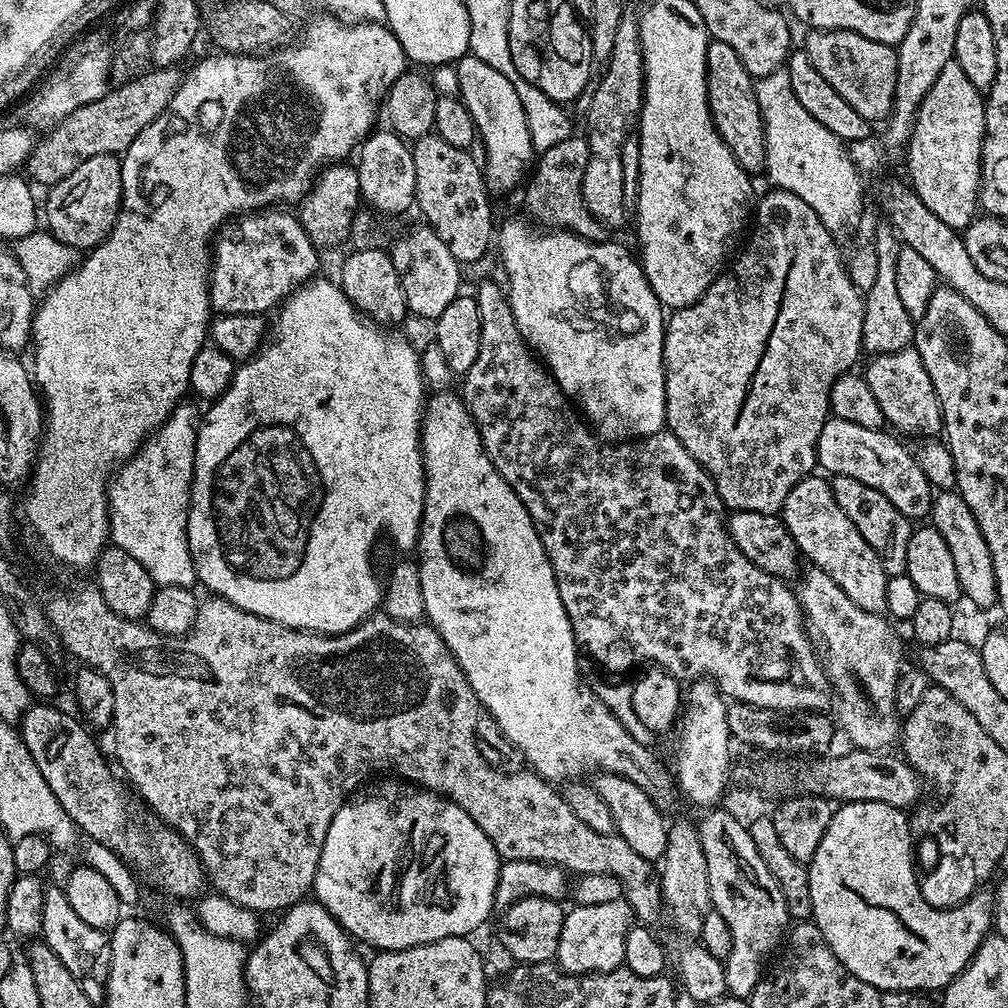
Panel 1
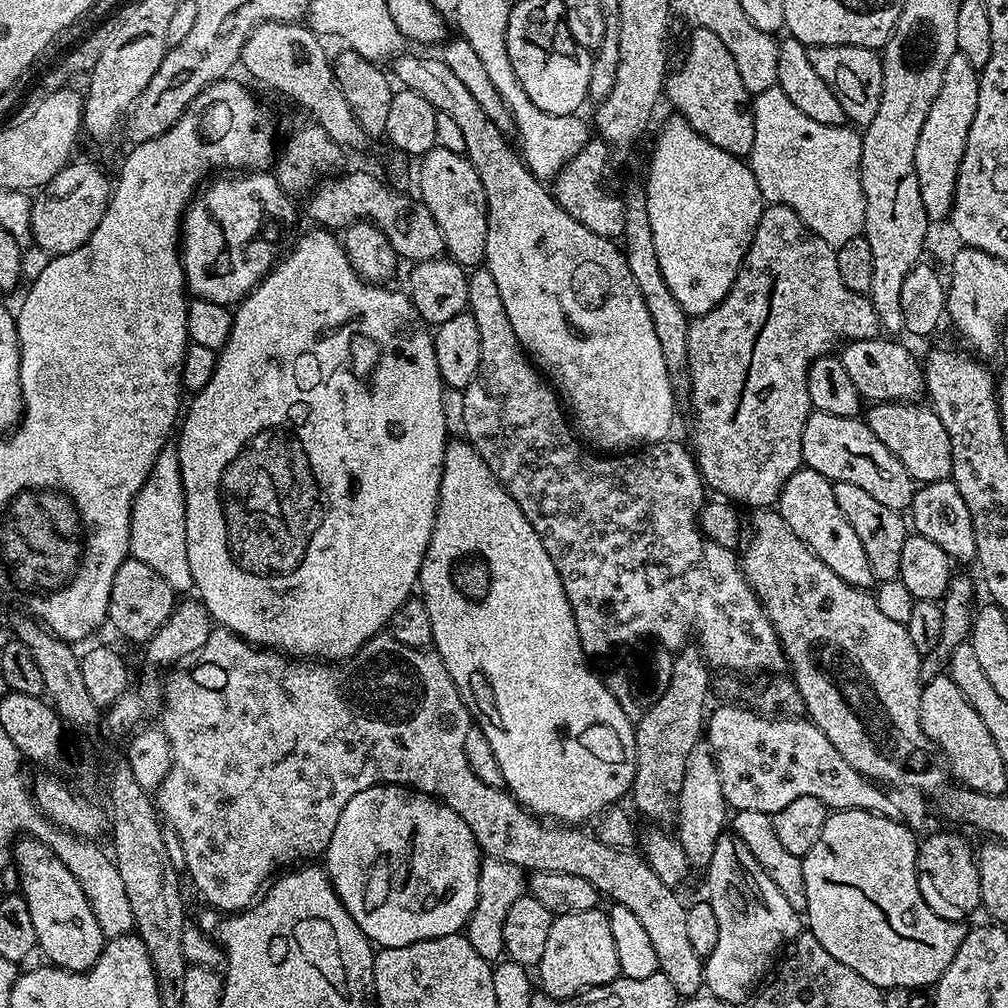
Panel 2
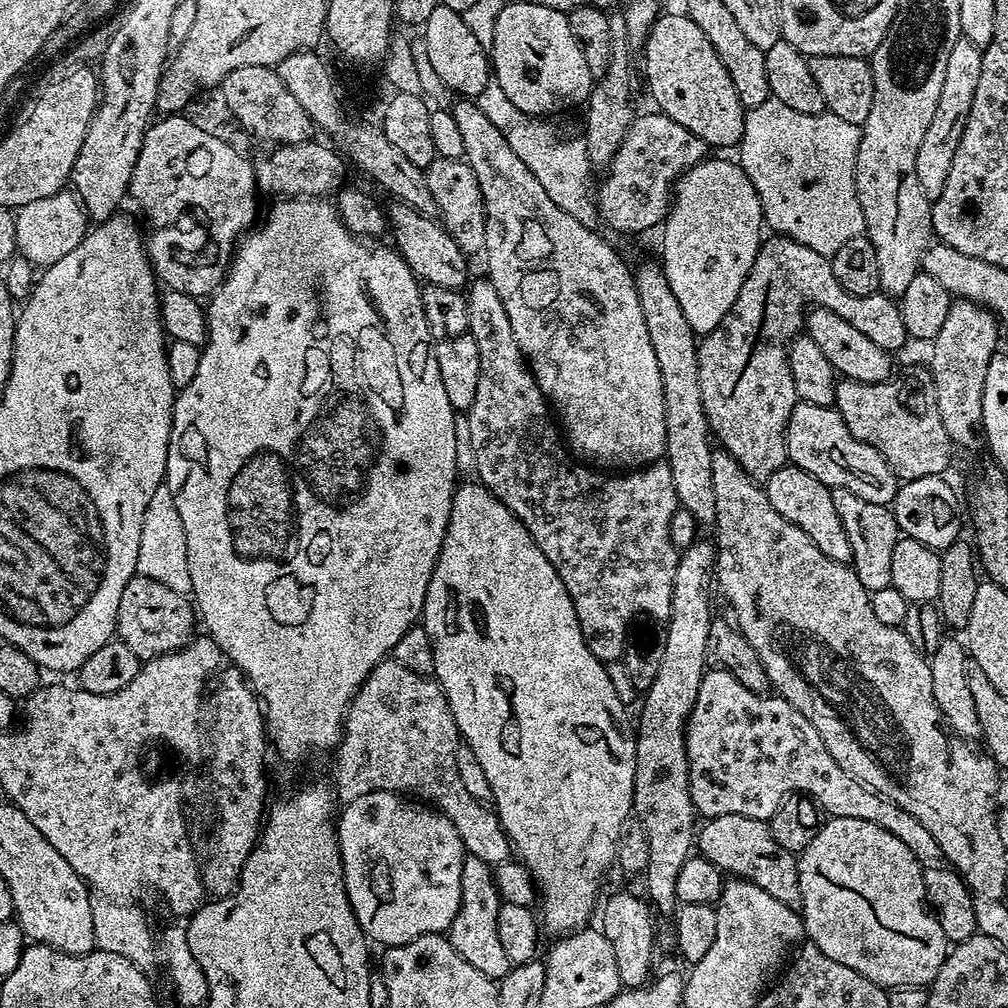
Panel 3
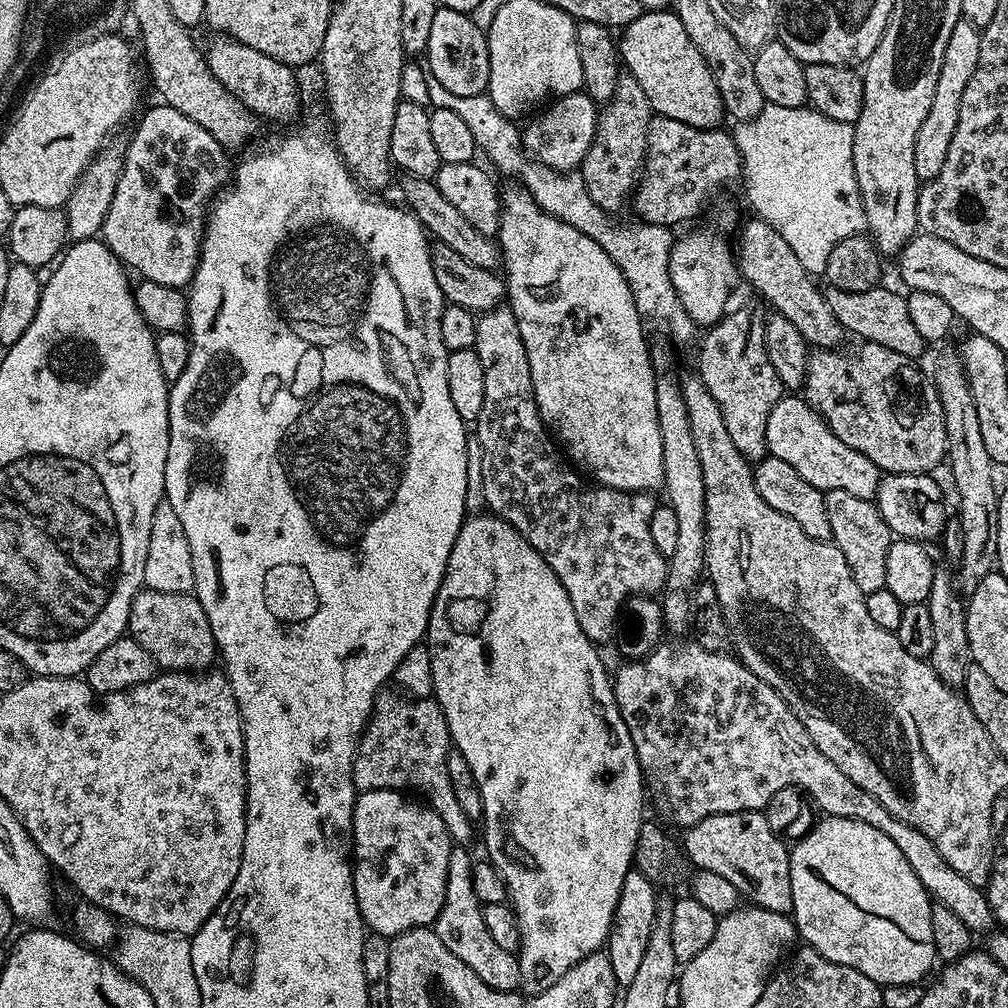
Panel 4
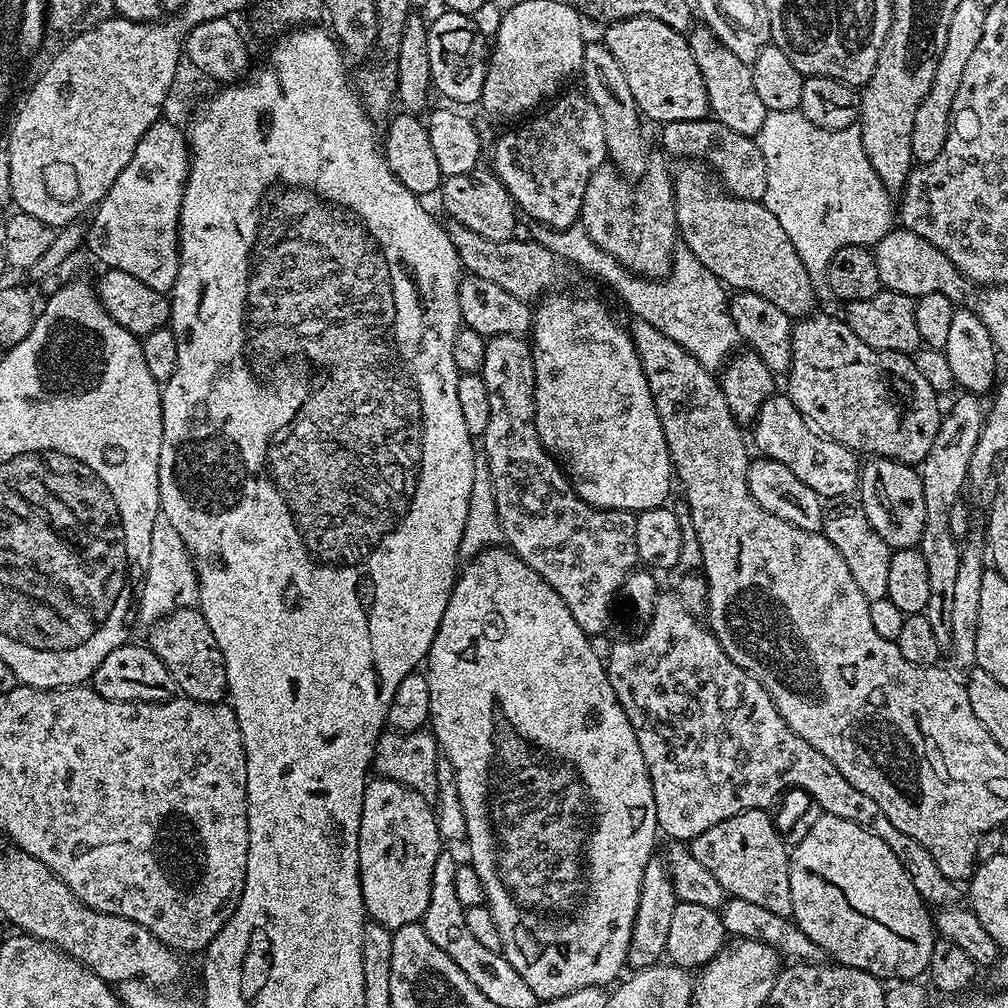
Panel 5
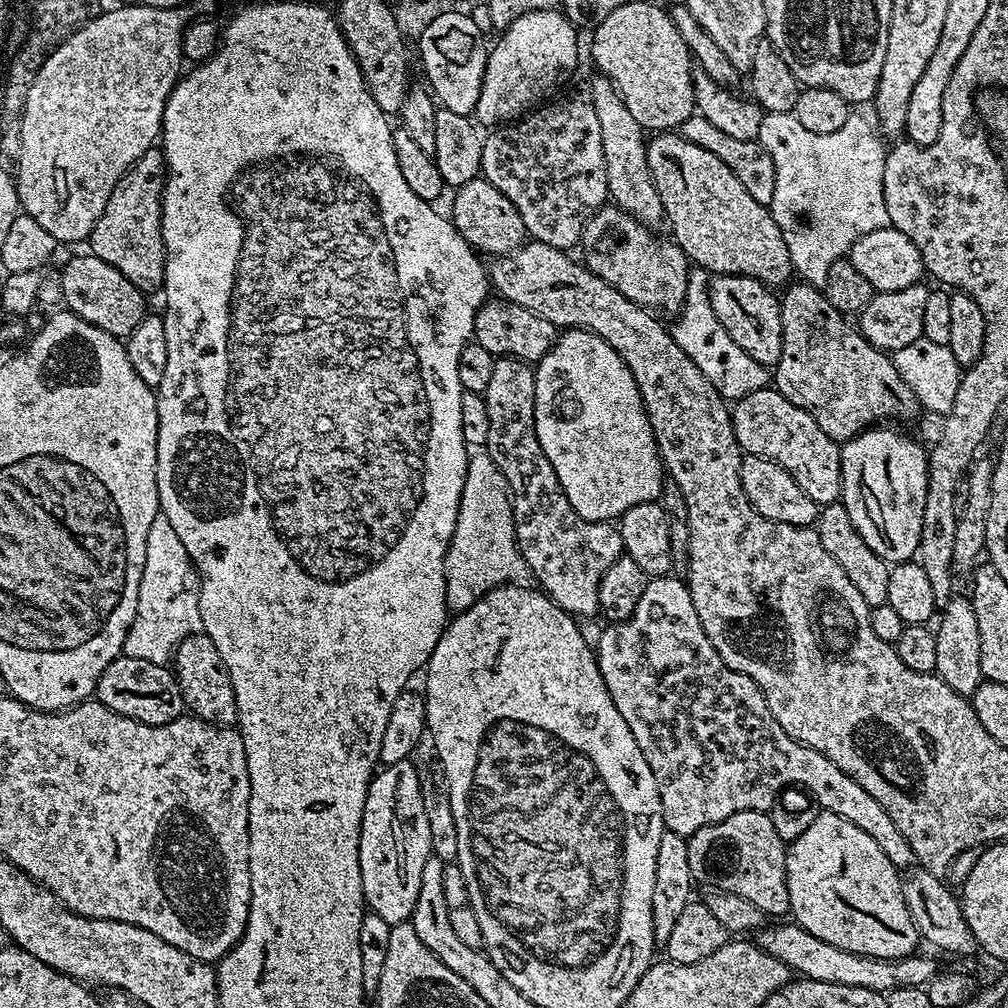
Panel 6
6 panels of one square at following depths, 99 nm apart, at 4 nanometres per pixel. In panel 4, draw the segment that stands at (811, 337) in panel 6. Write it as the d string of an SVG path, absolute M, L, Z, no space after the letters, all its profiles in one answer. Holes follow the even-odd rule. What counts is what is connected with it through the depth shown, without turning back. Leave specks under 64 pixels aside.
M867 342L859 345L861 348L857 352L844 352L845 350L837 350L834 348L821 348L813 351L808 357L808 369L806 370L806 378L804 379L804 387L802 395L807 400L808 405L817 412L817 414L826 421L828 429L838 438L842 438L842 442L846 442L846 446L850 446L854 450L858 450L858 454L866 454L866 458L870 458L870 462L874 462L874 466L878 466L881 473L899 474L902 472L911 472L913 474L932 474L935 468L945 463L948 455L948 439L946 438L946 422L944 421L944 411L942 410L942 402L940 395L936 393L935 383L931 379L928 380L915 368L913 361L909 357L898 354L894 350L886 350L886 346L878 346Z

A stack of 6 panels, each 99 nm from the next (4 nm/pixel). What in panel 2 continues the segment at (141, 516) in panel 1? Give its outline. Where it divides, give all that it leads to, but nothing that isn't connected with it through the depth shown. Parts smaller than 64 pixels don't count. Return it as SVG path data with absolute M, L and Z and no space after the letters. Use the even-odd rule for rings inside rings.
M165 446L161 450L146 482L134 498L128 551L131 559L146 562L150 570L158 570L158 574L170 582L173 592L188 594L193 591L190 554L186 554L186 502L175 447Z

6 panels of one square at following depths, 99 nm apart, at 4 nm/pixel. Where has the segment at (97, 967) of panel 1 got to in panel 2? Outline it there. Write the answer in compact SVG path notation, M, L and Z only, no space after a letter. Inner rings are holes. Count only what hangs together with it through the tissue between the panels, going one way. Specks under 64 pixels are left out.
M20 838L14 844L14 863L20 872L18 892L29 907L39 951L49 965L83 974L98 962L104 952L106 937L94 918L94 910L74 874L66 870L66 862L54 854L50 846L35 838Z

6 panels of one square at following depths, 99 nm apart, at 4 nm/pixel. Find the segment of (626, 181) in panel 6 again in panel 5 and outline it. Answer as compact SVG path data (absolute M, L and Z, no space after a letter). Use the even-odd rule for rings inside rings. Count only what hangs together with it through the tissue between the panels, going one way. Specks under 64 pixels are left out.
M602 42L585 43L578 76L579 79L584 79L584 95L590 98L590 102L594 102L594 106L598 106L598 115L601 116L602 126L606 130L607 159L628 180L640 180L648 169L650 150L647 150L643 138L640 137L642 113L634 102L634 94L630 94L626 73L623 72L618 58L614 58L614 54L610 54L610 50Z

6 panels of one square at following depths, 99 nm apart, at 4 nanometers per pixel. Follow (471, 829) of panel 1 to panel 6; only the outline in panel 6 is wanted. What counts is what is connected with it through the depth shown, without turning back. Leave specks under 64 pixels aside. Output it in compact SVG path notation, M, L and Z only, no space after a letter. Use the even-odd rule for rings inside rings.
M406 759L393 765L383 765L372 777L366 794L366 806L362 810L360 869L364 902L372 914L386 918L391 925L411 921L414 902L418 902L418 890L422 886L422 866L426 866L432 855L430 821L426 818L424 795L420 789L422 776L412 763L411 759Z

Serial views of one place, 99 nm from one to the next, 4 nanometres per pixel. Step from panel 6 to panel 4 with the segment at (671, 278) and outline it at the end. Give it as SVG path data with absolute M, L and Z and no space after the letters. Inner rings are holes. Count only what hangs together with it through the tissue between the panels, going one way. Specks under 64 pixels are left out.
M621 74L618 78L618 86L614 86L614 94L599 109L599 113L594 142L590 144L590 150L586 152L586 158L579 166L578 175L584 179L584 188L590 194L590 198L594 198L596 205L603 212L615 214L623 204L629 203L638 183L638 177L644 166L644 157L648 155L648 131L654 113L650 106L650 98L646 98L638 78L627 74Z

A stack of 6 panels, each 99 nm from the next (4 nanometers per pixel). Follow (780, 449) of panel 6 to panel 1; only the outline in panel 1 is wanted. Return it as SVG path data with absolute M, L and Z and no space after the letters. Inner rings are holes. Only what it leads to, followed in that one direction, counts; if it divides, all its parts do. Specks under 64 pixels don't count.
M829 418L822 426L822 434L818 434L816 459L819 467L825 468L825 473L858 478L858 482L878 490L878 494L886 494L886 498L890 498L890 502L894 502L894 506L898 506L909 520L920 522L932 511L934 489L926 474L922 474L922 466L918 466L913 449L895 438L900 439L888 430Z

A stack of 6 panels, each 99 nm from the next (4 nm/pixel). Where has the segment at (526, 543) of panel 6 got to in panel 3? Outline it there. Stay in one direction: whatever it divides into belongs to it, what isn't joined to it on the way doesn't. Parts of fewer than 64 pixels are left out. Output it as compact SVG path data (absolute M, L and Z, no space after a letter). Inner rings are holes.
M487 278L475 280L473 279L466 288L468 331L472 333L474 342L478 342L478 354L480 355L478 391L474 394L474 402L468 407L466 413L470 422L471 441L474 458L476 459L475 475L478 477L479 483L483 484L485 488L489 488L524 523L526 530L530 530L534 542L542 550L542 554L546 554L546 558L550 562L550 566L554 566L558 578L562 578L562 586L566 586L566 590L574 602L574 614L578 618L578 626L582 630L582 638L586 638L586 646L590 650L590 654L594 654L599 660L611 661L623 649L626 643L624 631L627 630L628 623L635 616L653 616L654 619L664 622L667 621L670 614L670 598L674 590L674 570L680 561L680 552L670 538L670 518L674 518L678 507L676 491L674 490L674 478L670 474L670 466L667 462L653 462L635 470L624 470L619 474L609 474L607 471L597 470L587 463L577 462L573 459L561 433L558 431L557 425L554 423L553 417L550 415L550 405L543 390L536 385L536 379L532 376L532 370L524 358L518 342L514 342L514 330L510 330L510 317L506 314L506 306L502 306L502 298L498 298L498 290L494 290L491 280Z

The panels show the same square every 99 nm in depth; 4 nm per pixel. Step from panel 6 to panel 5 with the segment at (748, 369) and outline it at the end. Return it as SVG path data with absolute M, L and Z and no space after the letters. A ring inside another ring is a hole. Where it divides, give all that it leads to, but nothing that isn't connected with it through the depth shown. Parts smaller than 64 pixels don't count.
M573 226L563 234L556 230L543 234L542 243L551 252L573 256L578 267L593 272L598 279L609 284L616 291L617 298L633 312L631 315L635 319L650 322L654 330L660 330L666 338L674 338L674 342L685 348L703 368L723 369L730 353L737 347L735 344L738 344L736 327L728 312L730 296L719 278L710 274L710 270L694 258L683 242L677 243L672 252L672 268L667 278L645 278L622 266L618 258L603 252L583 227Z

